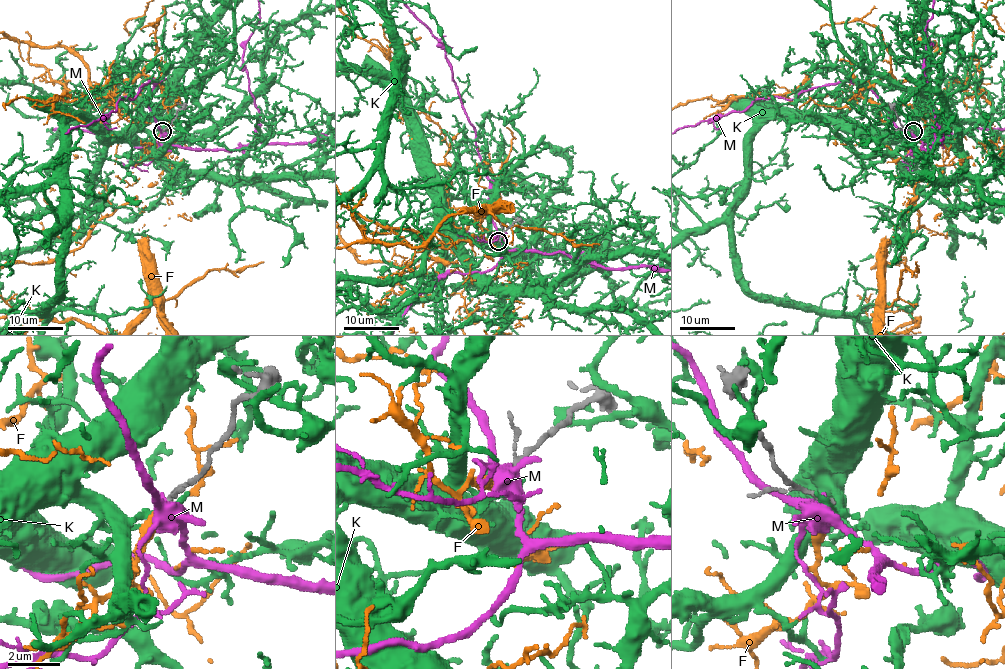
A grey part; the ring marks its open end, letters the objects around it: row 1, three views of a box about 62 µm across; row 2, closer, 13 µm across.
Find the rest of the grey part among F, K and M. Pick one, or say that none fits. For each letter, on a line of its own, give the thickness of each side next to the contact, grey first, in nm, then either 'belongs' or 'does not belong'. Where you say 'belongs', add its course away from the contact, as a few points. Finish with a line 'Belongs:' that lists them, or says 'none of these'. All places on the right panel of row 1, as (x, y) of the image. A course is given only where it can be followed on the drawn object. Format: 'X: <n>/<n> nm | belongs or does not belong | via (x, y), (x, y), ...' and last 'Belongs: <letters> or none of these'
F: 190/300 nm | does not belong
K: 180/180 nm | does not belong
M: 190/400 nm | does not belong
Belongs: none of these

